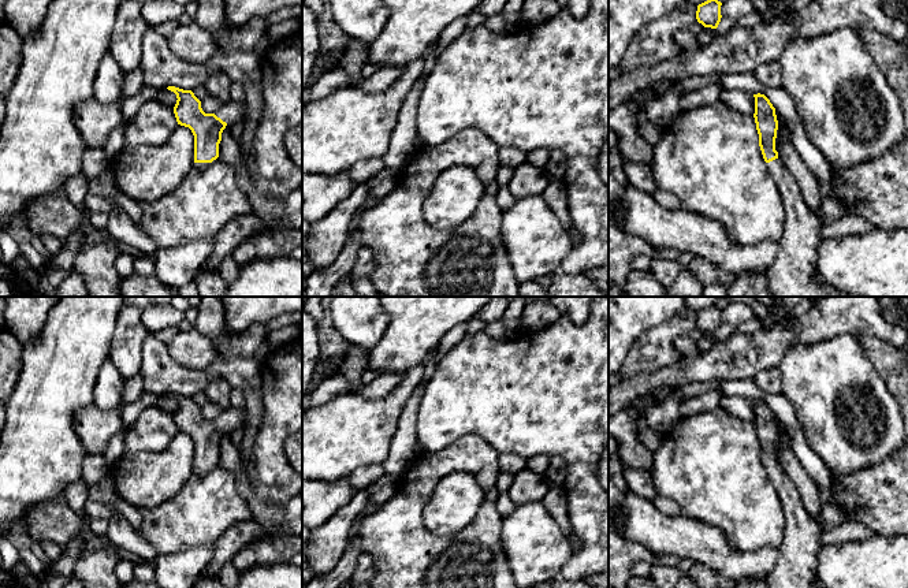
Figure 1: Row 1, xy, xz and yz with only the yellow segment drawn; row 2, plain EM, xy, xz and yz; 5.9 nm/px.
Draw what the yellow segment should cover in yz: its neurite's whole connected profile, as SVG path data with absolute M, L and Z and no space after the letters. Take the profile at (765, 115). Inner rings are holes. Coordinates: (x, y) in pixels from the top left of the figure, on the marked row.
M758 93L753 97L759 146L786 209L786 226L778 242L778 254L766 273L767 289L774 297L860 297L816 283L822 219L807 206L796 179L778 157L775 108L764 94Z

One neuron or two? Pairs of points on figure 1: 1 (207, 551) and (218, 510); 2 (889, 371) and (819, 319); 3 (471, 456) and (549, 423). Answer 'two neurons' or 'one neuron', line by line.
1: two neurons
2: two neurons
3: two neurons

